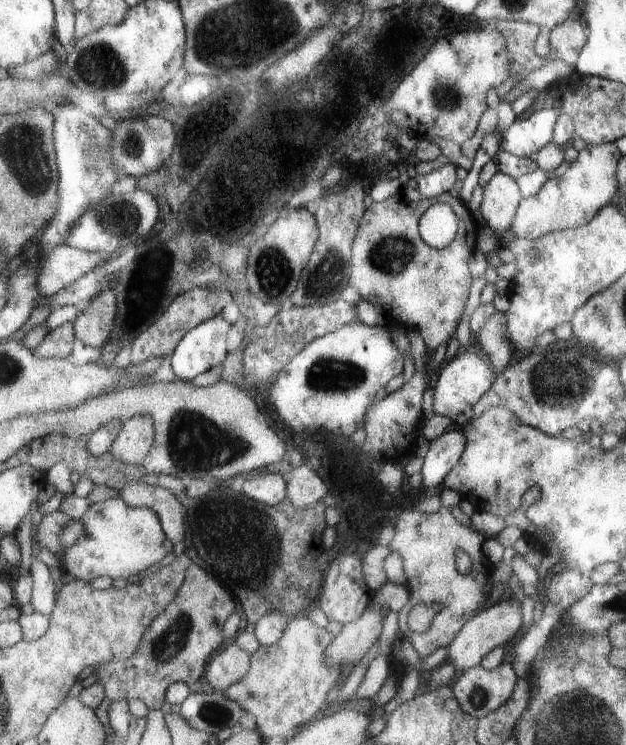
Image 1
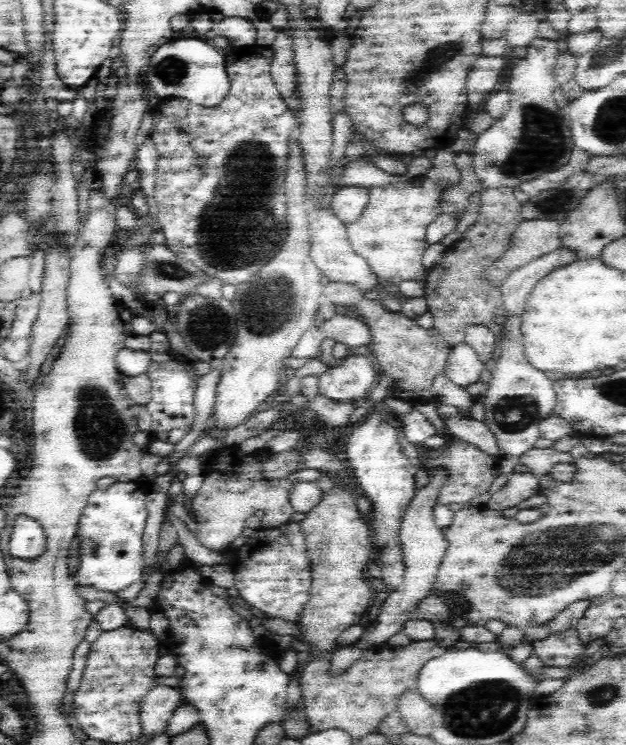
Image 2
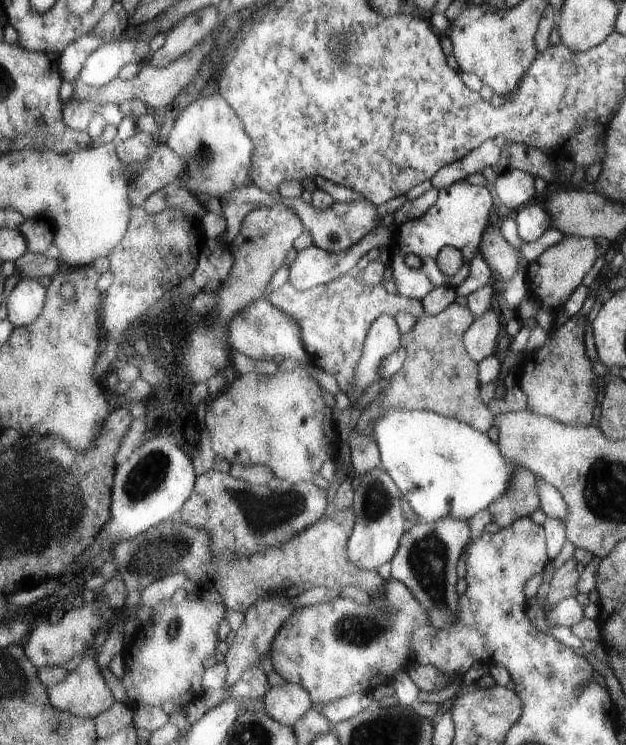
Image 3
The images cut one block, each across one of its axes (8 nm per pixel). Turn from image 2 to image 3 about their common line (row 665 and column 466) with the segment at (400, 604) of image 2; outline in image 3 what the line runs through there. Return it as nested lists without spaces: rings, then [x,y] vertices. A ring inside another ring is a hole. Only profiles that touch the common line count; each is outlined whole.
[[[489,310],[479,320],[475,320],[473,330],[465,334],[465,350],[475,364],[481,364],[483,360],[495,354],[499,344],[499,334],[503,328],[501,324],[503,324],[503,318],[499,316],[499,312]]]

